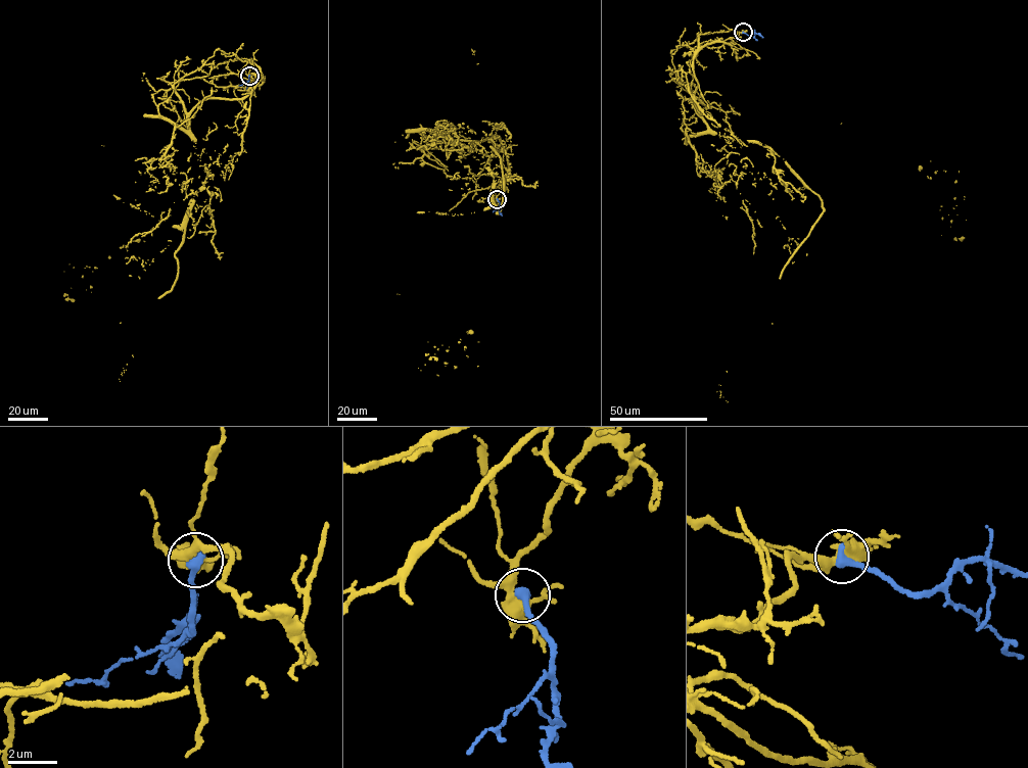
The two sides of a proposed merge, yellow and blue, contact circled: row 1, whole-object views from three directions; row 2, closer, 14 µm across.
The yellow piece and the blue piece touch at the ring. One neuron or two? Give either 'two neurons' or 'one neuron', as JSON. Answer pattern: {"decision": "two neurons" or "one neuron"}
{"decision": "two neurons"}

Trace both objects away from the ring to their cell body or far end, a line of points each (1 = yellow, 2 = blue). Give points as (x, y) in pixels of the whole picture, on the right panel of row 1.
1: (742, 32), (694, 60), (708, 129), (784, 159), (808, 187), (793, 192), (841, 123), (941, 235), (964, 237)
2: (742, 32), (750, 35), (753, 32), (763, 37)

